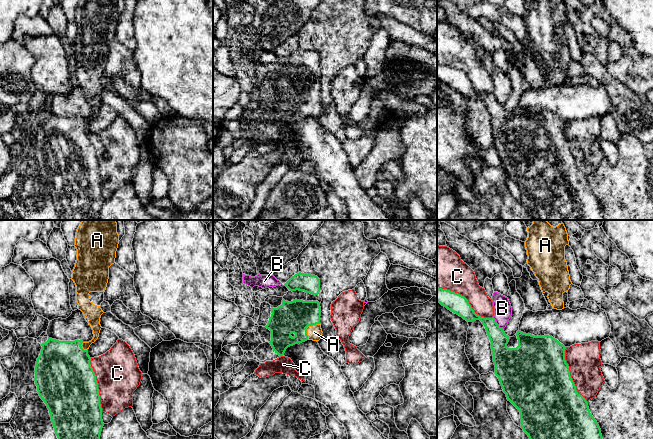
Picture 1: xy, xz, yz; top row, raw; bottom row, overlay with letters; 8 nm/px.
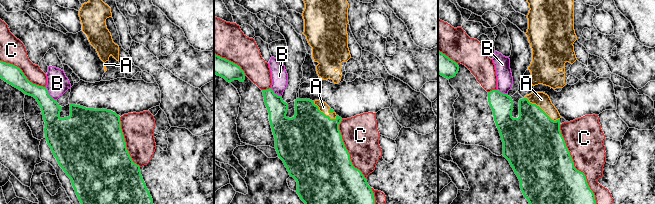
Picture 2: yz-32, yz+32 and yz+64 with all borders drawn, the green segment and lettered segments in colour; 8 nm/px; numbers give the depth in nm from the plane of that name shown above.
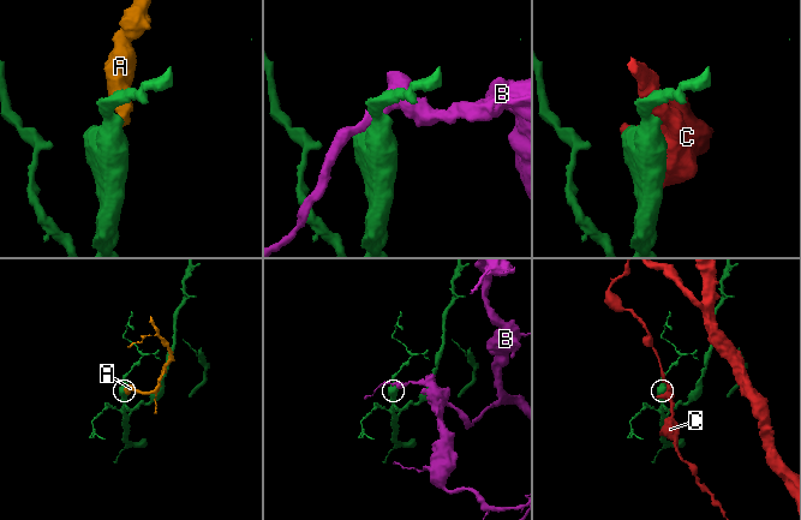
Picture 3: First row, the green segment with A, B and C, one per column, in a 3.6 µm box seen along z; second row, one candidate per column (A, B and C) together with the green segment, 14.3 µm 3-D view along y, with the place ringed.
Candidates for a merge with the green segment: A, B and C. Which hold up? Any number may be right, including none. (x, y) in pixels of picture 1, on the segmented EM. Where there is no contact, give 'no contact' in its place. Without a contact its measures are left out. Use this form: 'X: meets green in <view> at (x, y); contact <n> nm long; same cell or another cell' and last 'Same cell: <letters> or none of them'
A: meets green in xz at (307, 326); contact 170 nm long; same cell
B: meets green in yz at (497, 324); contact 140 nm long; another cell
C: meets green in yz at (467, 300); contact 500 nm long; another cell
Same cell: A

